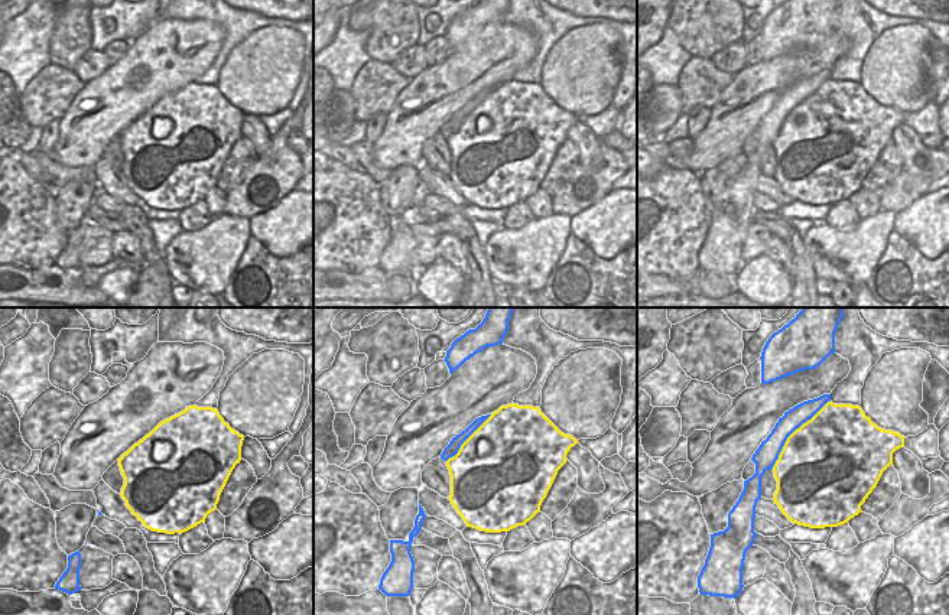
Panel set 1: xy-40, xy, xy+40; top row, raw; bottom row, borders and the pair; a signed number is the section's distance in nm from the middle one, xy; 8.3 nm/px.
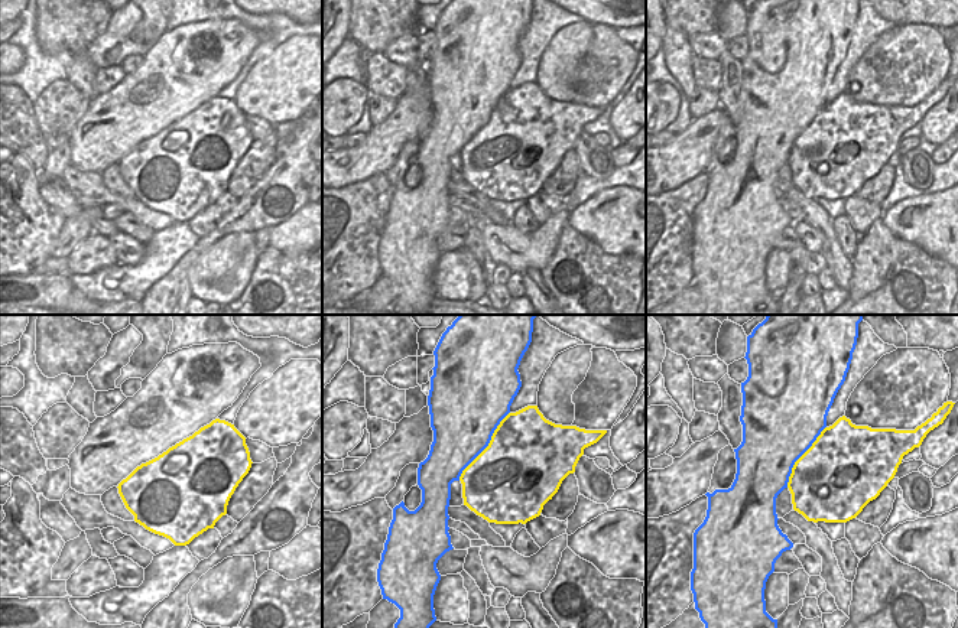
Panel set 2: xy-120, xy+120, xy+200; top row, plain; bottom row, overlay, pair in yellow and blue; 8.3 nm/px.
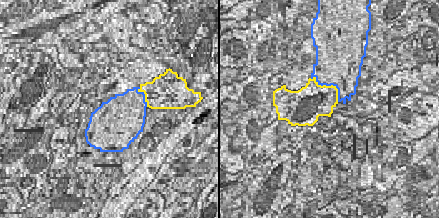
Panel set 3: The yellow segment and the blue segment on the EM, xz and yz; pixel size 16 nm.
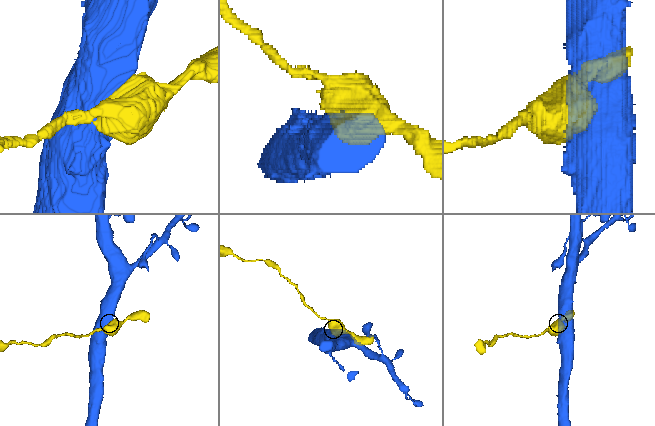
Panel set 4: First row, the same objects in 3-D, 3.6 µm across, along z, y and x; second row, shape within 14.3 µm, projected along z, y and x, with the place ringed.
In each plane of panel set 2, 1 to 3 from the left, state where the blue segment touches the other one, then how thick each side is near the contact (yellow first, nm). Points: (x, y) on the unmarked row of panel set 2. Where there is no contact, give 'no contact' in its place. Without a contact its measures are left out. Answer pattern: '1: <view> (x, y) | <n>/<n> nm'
1: no contact
2: xy+120 (487, 123) | 500/500 nm
3: xy+200 (801, 133) | 500/500 nm

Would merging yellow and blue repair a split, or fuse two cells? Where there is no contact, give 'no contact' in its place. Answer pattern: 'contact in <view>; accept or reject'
contact in xy+40; reject

